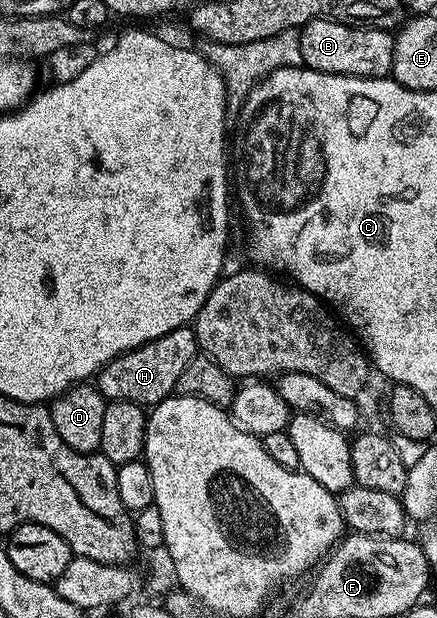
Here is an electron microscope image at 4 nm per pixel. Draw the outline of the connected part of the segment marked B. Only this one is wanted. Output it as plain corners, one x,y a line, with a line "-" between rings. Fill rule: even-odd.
312,20
299,29
303,67
339,76
384,78
394,62
395,35
383,28
356,28
337,20

